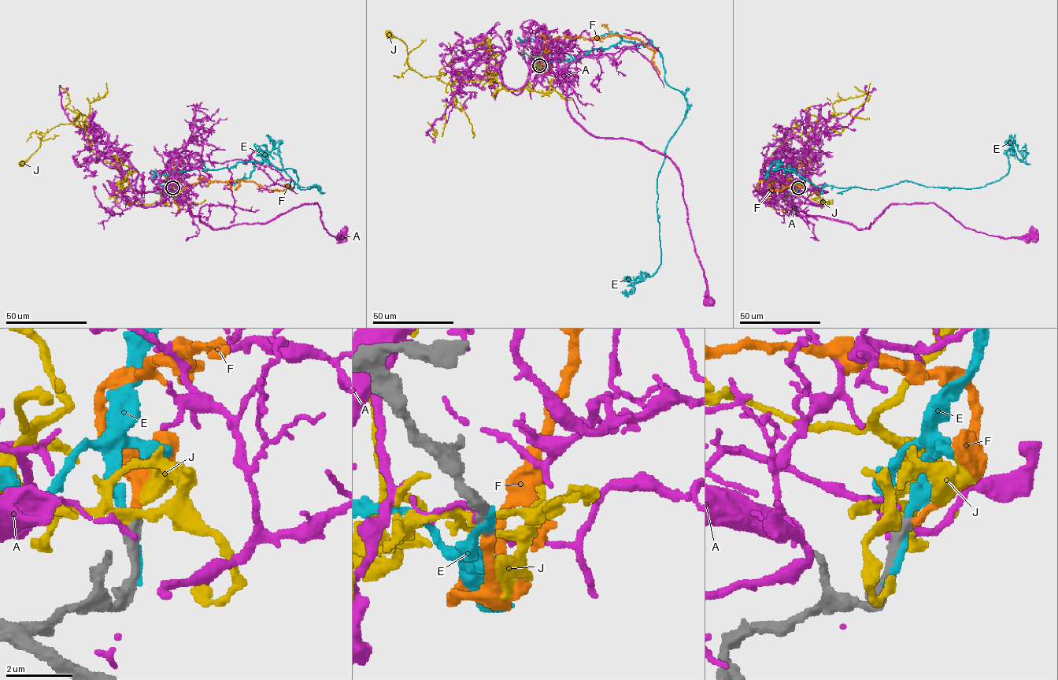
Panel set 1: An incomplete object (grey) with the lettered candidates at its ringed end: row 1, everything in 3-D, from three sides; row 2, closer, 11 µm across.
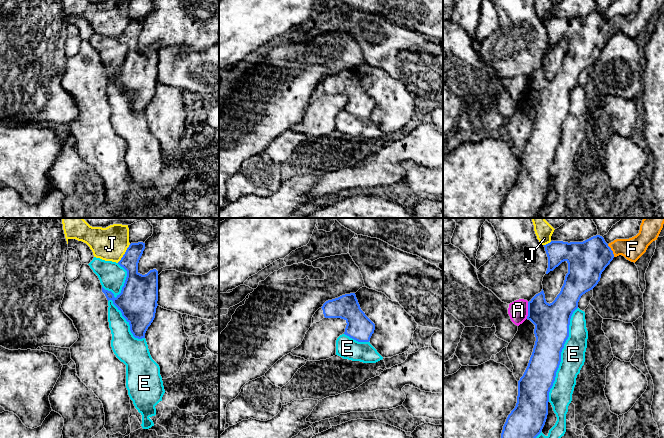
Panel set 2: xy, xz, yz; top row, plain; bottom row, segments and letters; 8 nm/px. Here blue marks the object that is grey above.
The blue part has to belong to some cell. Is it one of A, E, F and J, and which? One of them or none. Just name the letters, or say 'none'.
F

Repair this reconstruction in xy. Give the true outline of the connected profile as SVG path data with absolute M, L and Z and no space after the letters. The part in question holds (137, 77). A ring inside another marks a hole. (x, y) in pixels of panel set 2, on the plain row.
M131 19L118 40L127 47L127 53L122 63L121 69L114 73L111 67L102 63L102 68L107 76L112 76L113 80L121 87L122 92L130 101L130 107L135 114L145 114L145 109L155 94L156 84L158 82L158 47L150 46L142 51L138 48L138 39L145 25L145 19Z

